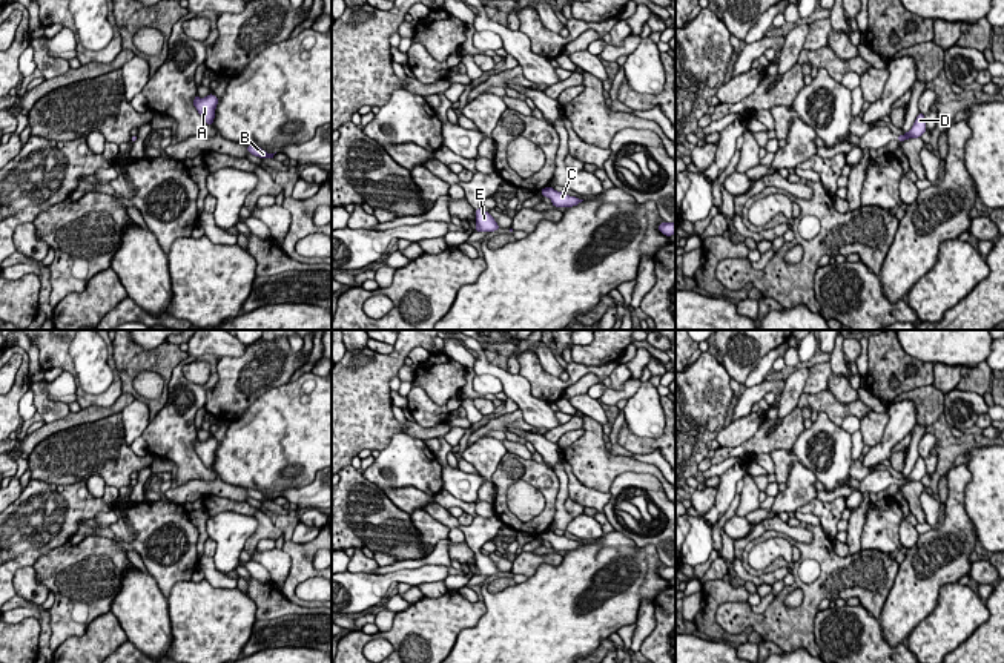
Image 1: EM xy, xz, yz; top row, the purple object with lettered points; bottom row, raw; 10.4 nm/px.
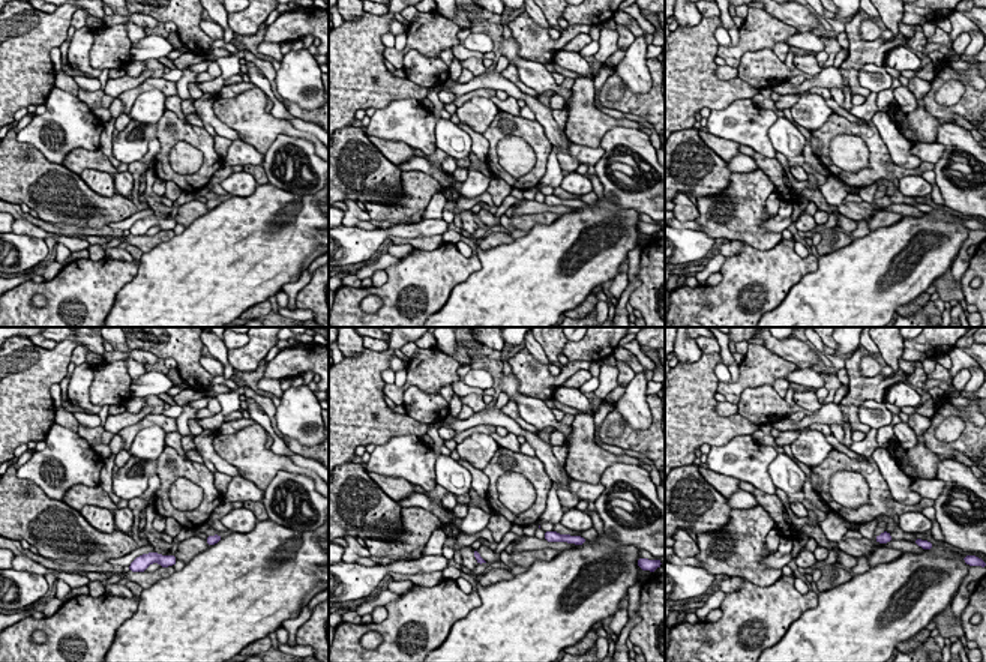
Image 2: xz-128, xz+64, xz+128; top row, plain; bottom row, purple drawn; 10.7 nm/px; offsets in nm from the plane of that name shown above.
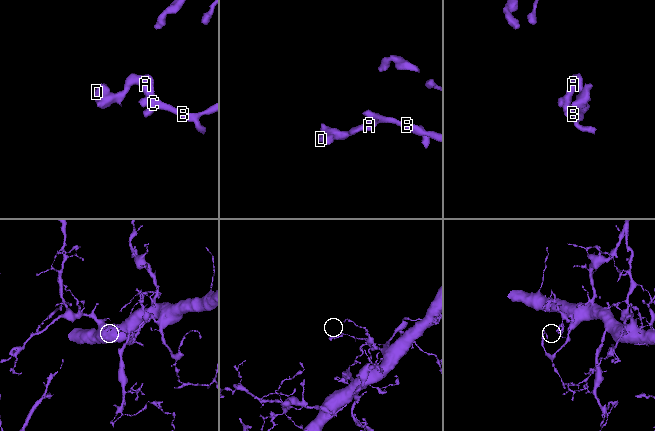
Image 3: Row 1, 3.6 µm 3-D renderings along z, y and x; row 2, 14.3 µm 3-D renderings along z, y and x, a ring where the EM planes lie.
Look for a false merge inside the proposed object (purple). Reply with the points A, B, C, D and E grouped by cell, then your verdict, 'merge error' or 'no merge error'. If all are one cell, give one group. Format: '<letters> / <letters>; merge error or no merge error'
A B C D E; no merge error

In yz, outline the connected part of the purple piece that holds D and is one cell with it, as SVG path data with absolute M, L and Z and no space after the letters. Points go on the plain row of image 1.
M920 456L912 473L904 479L898 479L898 487L909 483L909 482L920 482L926 476L926 460Z

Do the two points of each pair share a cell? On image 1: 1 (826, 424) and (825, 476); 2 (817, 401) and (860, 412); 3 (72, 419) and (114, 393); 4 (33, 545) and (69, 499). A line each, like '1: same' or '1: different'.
1: same
2: same
3: different
4: same

